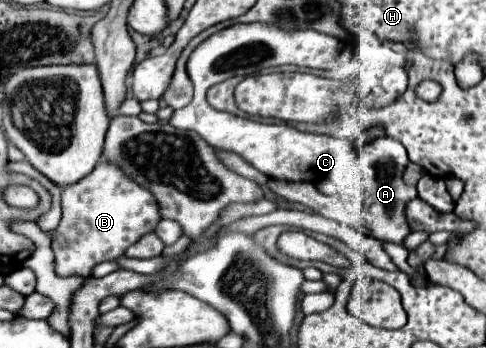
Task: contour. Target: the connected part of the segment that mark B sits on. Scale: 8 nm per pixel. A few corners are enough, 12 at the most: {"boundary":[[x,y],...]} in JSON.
{"boundary":[[114,161],[62,191],[56,275],[90,277],[162,219]]}

